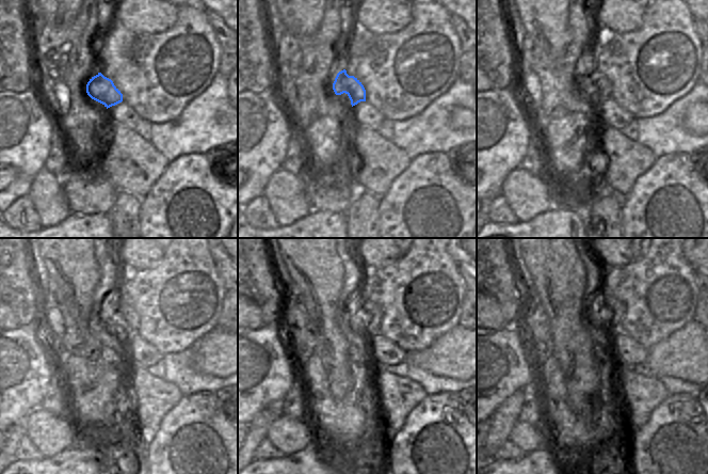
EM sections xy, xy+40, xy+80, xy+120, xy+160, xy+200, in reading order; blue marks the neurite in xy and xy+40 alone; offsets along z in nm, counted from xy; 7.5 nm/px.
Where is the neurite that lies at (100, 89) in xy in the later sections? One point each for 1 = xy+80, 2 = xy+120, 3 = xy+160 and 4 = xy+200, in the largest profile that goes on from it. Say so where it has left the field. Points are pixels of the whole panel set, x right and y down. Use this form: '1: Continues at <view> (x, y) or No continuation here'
1: Continues at xy+80 (601, 88)
2: Continues at xy+120 (128, 320)
3: Continues at xy+160 (372, 313)
4: Continues at xy+200 (615, 309)

